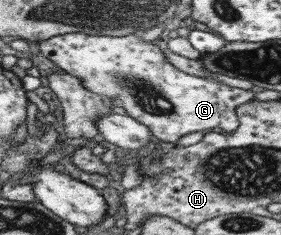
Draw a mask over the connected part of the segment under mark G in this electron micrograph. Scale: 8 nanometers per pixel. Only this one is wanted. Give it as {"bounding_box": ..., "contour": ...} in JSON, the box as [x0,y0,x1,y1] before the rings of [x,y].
{"bounding_box":[36,33,253,143],"contour":[[[64,33],[36,43],[41,55],[50,59],[65,73],[71,74],[95,94],[117,98],[131,119],[145,125],[158,141],[174,143],[187,135],[201,131],[229,132],[238,126],[235,107],[253,99],[252,89],[239,89],[189,75],[175,69],[155,43],[140,41],[134,33],[123,37]]]}

